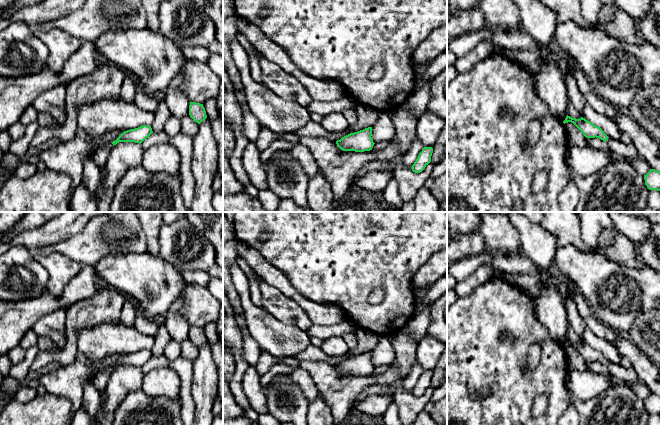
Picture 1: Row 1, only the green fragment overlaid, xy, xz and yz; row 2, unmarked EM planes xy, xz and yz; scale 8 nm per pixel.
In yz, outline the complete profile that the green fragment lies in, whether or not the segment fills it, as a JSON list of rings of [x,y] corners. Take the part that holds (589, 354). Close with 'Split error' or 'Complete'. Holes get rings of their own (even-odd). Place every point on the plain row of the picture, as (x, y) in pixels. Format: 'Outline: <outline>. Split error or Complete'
Outline: [[[567,339],[563,347],[565,348],[568,346],[573,347],[583,357],[583,359],[586,362],[596,361],[605,366],[609,362],[600,351],[594,349],[593,347],[591,347],[583,341],[581,341],[580,343],[576,343]]]. Complete

